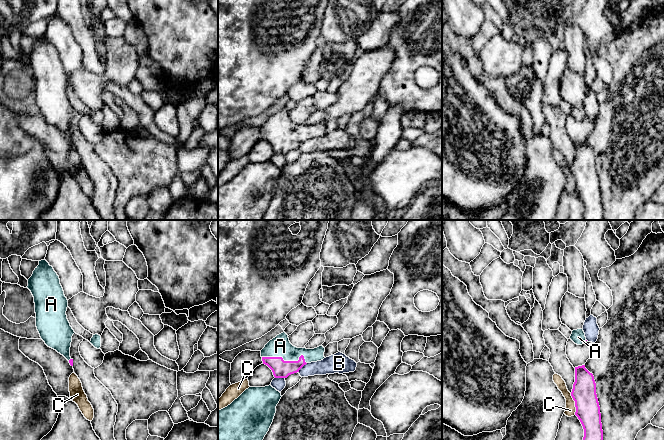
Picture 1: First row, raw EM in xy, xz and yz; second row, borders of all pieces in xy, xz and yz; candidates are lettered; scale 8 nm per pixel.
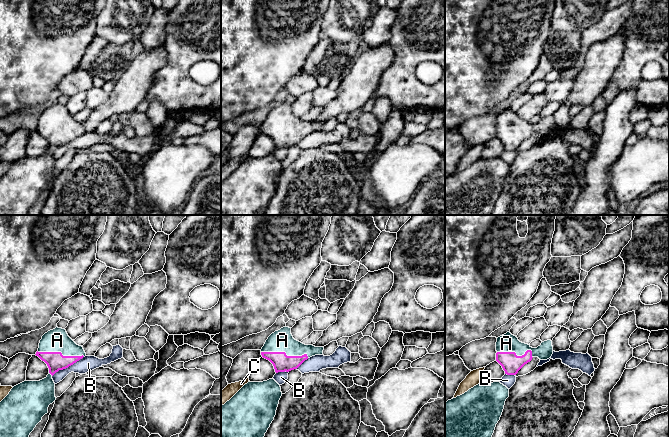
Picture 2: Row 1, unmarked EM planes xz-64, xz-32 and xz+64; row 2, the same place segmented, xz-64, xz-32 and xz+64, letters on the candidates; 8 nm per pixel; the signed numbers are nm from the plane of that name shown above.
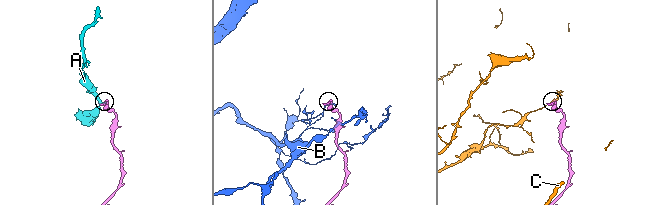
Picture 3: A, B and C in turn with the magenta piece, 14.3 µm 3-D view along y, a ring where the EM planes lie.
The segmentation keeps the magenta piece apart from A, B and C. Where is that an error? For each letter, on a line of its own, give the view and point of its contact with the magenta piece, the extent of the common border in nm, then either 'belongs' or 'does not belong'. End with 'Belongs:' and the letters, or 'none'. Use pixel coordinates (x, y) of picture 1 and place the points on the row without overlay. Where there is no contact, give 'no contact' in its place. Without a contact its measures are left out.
A: meets magenta in xz at (287, 137); contact 360 nm long; belongs
B: meets magenta in xz at (302, 142); contact 110 nm long; does not belong
C: meets magenta in yz at (575, 180); contact 180 nm long; does not belong
Belongs: A

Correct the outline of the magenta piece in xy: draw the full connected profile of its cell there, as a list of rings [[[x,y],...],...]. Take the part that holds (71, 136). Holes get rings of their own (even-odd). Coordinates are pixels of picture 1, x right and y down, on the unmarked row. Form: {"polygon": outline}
{"polygon": [[[45,35],[39,37],[39,41],[28,55],[27,64],[34,73],[36,103],[41,115],[73,142],[70,123],[75,108],[66,91],[68,76],[59,52]]]}

